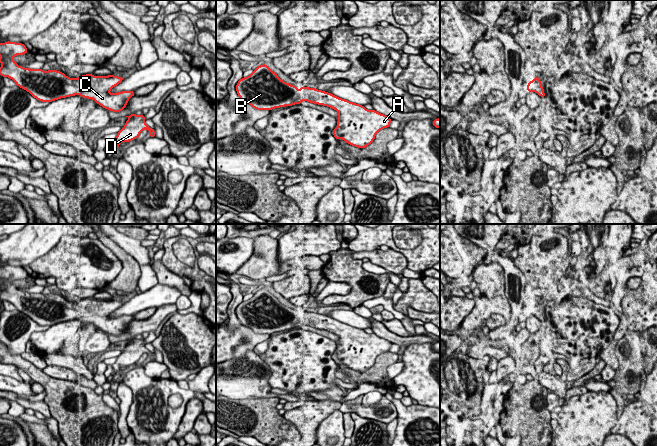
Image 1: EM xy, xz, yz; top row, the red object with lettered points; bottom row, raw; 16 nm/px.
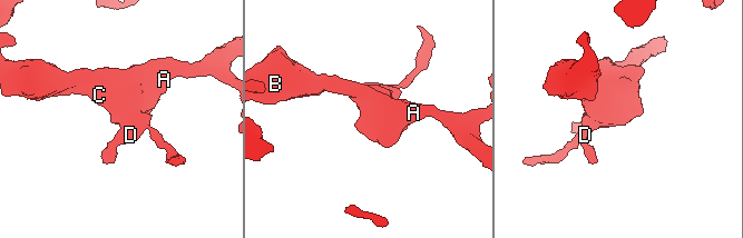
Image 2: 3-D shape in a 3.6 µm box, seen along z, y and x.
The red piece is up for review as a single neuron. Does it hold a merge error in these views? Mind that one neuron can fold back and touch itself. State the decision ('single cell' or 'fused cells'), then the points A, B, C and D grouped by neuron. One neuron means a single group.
single cell; A B C D

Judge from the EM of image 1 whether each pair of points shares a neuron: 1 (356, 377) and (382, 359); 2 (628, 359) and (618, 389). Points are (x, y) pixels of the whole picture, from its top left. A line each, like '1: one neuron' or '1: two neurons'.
1: one neuron
2: one neuron

